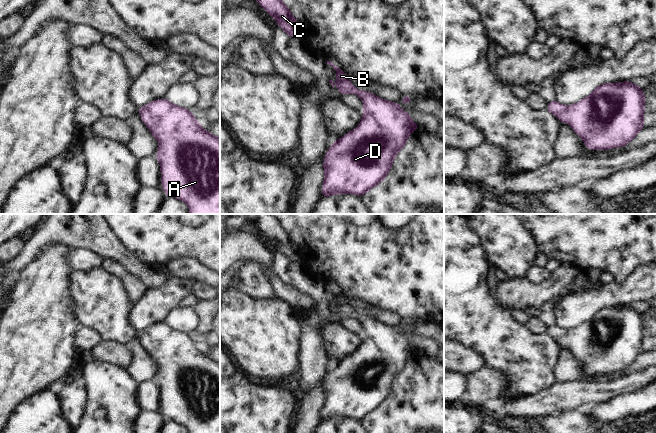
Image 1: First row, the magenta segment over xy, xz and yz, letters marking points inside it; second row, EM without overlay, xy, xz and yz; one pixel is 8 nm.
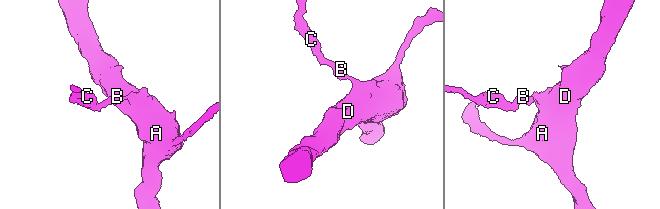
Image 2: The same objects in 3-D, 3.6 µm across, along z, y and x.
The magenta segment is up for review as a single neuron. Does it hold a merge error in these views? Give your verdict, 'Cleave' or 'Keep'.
Keep.

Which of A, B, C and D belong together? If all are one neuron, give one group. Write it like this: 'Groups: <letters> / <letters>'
Groups: A B C D.

